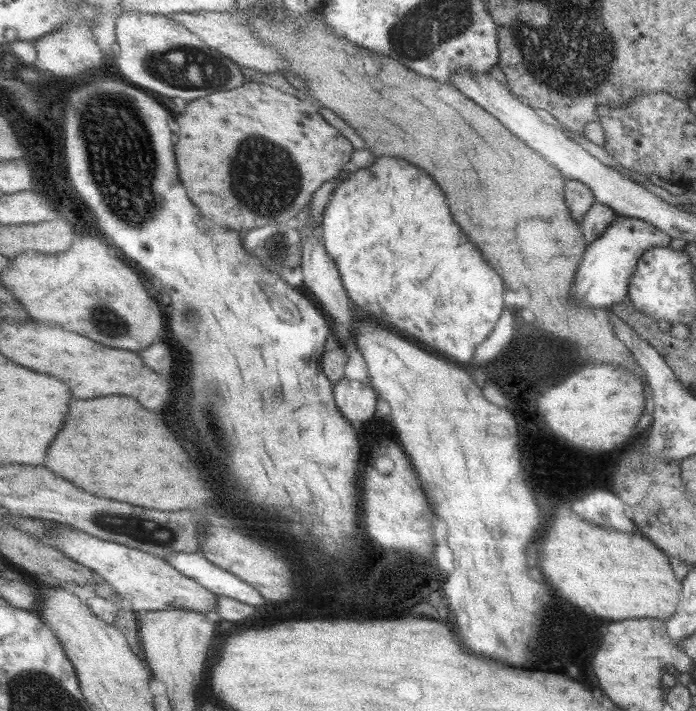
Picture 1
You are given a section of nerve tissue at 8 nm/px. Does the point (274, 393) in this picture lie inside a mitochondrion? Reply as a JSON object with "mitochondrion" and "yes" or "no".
{"mitochondrion":"yes"}

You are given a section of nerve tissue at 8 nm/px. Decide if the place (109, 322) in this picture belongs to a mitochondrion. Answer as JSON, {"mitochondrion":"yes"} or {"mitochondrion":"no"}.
{"mitochondrion":"yes"}

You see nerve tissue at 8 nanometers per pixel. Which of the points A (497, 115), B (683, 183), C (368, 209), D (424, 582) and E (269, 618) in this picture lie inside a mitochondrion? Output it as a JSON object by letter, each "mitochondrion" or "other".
{"A":"other","B":"other","C":"other","D":"other","E":"other"}

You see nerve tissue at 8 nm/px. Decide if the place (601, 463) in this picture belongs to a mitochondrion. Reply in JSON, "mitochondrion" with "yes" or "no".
{"mitochondrion":"no"}

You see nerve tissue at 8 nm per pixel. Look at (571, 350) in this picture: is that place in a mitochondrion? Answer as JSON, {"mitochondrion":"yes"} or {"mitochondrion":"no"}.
{"mitochondrion":"yes"}

